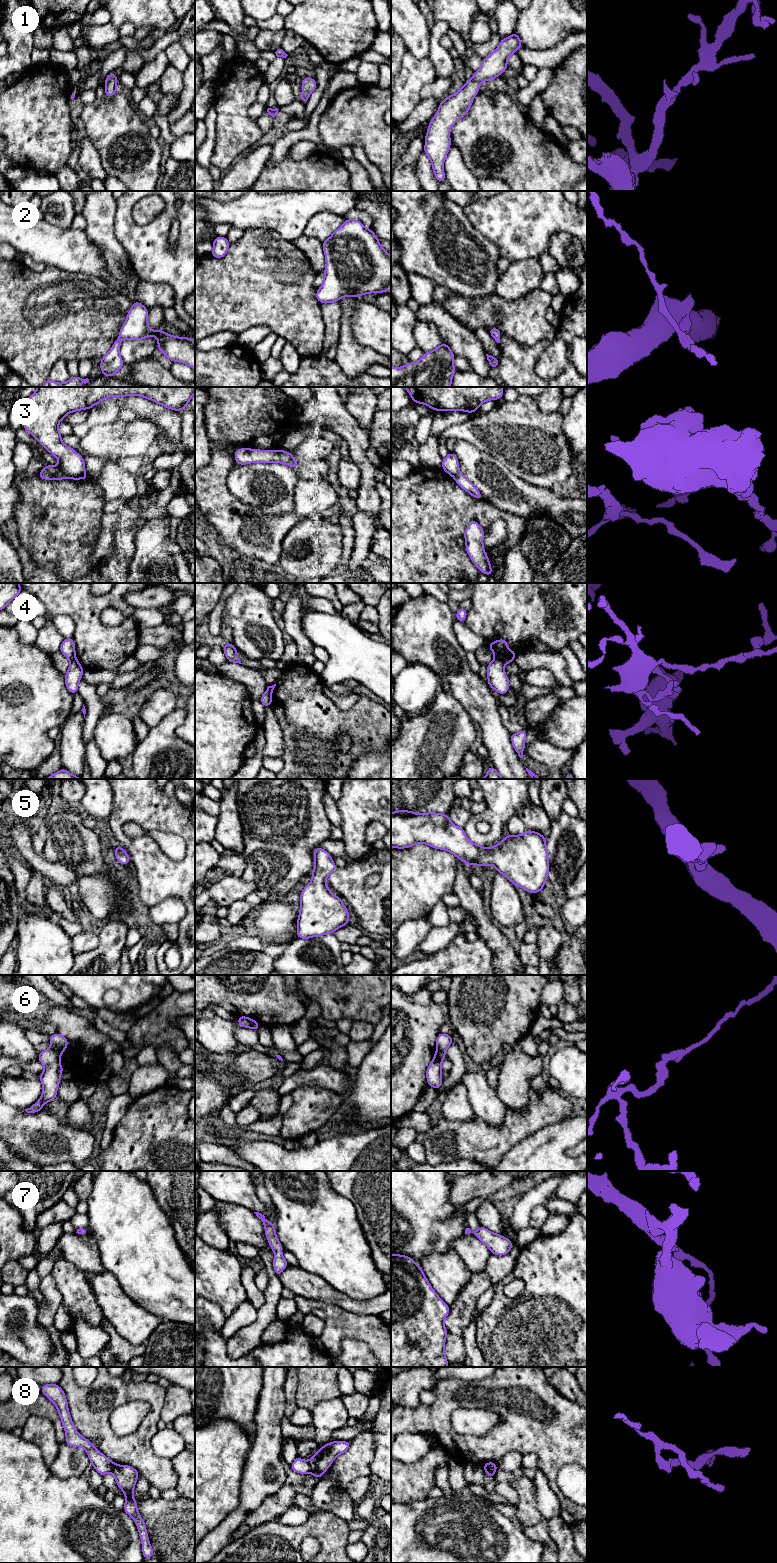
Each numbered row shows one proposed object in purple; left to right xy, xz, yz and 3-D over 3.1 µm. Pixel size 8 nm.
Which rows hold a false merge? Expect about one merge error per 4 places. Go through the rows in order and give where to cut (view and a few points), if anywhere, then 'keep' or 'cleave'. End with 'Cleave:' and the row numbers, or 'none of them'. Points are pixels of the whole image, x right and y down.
1: no cut | keep
2: no cut | keep
3: xy (59, 466), (71, 476), (80, 476), (84, 473) | cleave
4: yz (495, 657), (504, 663) | cleave
5: no cut | keep
6: xy (51, 1047), (60, 1053) | cleave
7: no cut | keep
8: xz (307, 1461), (311, 1472) | cleave
Cleave: 3, 4, 6, 8

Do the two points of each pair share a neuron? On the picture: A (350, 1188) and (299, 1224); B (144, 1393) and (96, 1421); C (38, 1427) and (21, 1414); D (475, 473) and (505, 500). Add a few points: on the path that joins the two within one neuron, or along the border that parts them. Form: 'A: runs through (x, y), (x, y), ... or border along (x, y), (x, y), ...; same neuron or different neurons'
A: border along (329, 1181), (337, 1192), (354, 1205), (356, 1212); different neurons
B: runs through (121, 1391), (112, 1385), (90, 1385), (85, 1398); same neuron
C: border along (51, 1421), (47, 1418), (32, 1415), (22, 1427); different neurons
D: runs through (482, 477), (498, 493); same neuron

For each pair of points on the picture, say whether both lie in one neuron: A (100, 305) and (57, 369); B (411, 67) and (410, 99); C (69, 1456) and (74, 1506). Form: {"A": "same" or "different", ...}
{"A": "different", "B": "same", "C": "different"}

